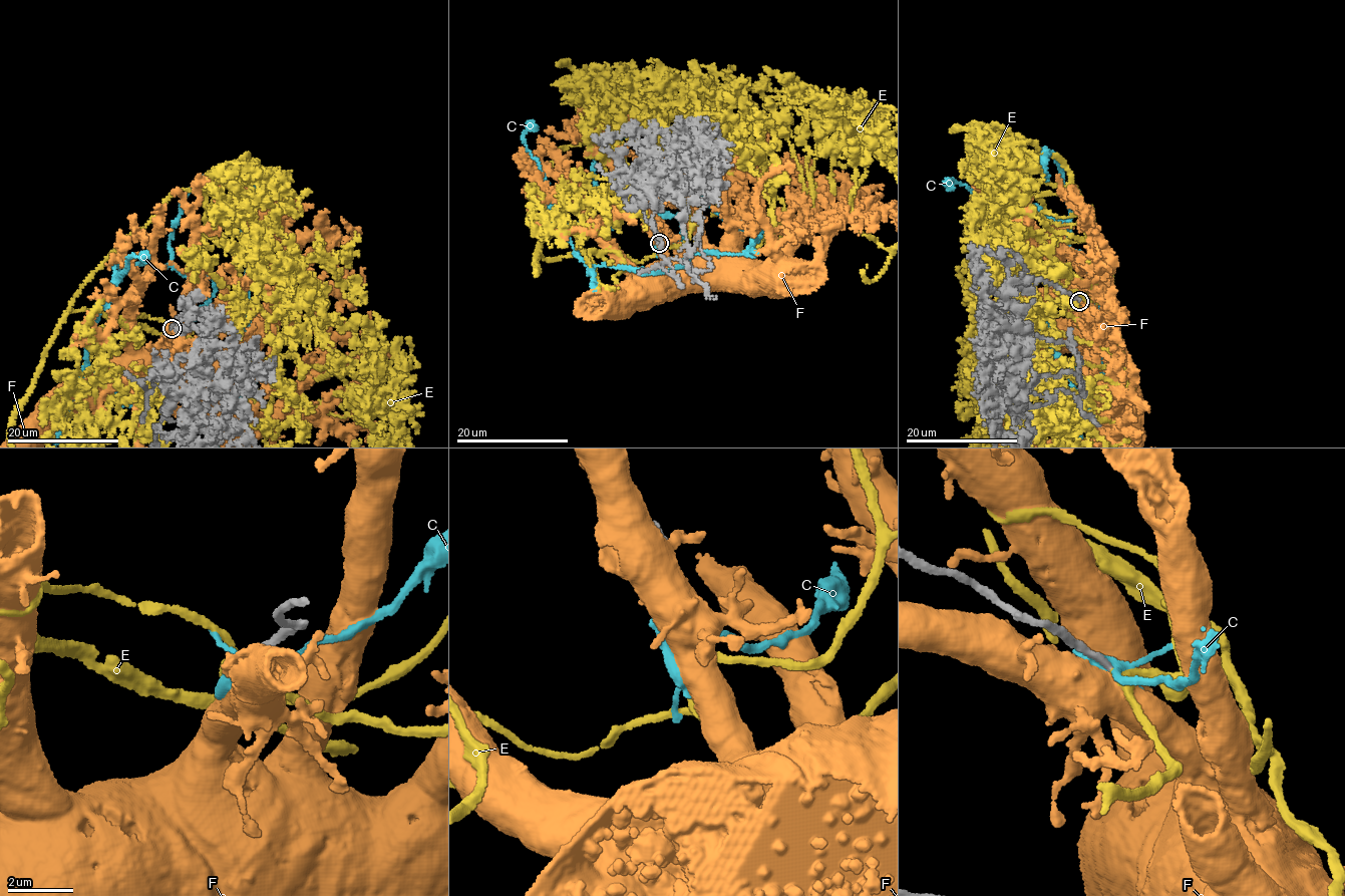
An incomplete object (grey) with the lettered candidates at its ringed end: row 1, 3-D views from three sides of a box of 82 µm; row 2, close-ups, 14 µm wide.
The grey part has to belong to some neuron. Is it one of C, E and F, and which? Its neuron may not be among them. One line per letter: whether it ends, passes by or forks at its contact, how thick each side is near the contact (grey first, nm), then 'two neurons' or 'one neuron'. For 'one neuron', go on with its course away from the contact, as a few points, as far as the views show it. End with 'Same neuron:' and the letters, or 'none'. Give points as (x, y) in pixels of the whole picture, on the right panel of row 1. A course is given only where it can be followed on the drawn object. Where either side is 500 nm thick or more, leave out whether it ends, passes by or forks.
C: it forks; calibres 200 and 380 nm; two neurons
E: it passes by; calibres 180 and 240 nm; one neuron; course (1079, 301), (1089, 284), (1021, 248), (981, 373), (1036, 431)
F: calibres 220 and 750 nm; two neurons
Same neuron: E

